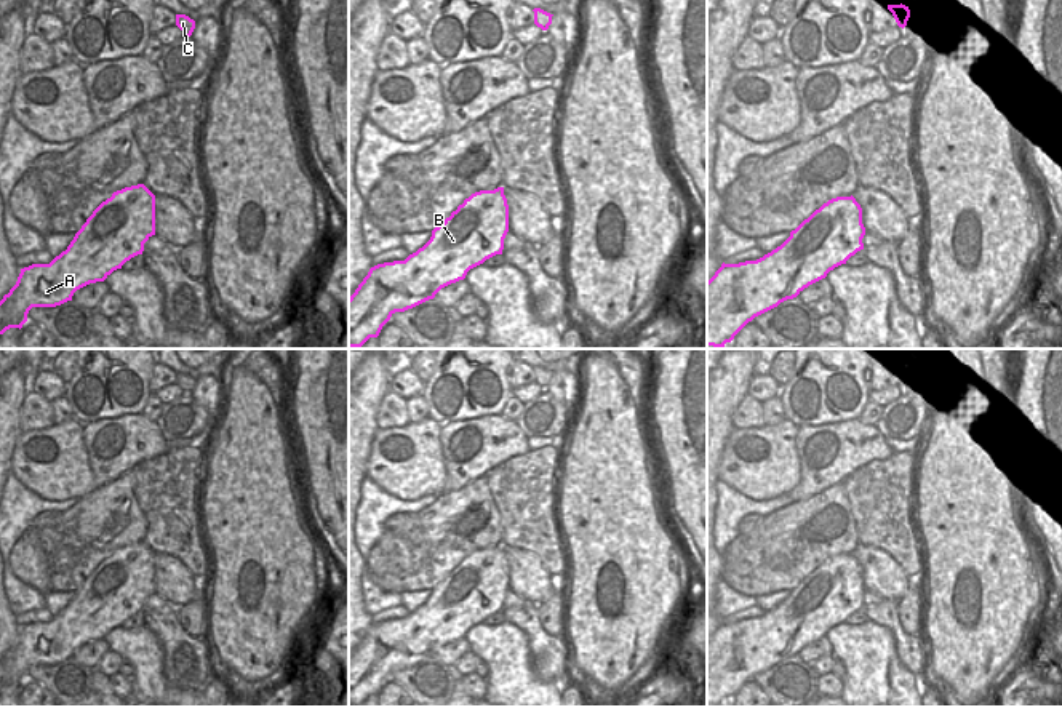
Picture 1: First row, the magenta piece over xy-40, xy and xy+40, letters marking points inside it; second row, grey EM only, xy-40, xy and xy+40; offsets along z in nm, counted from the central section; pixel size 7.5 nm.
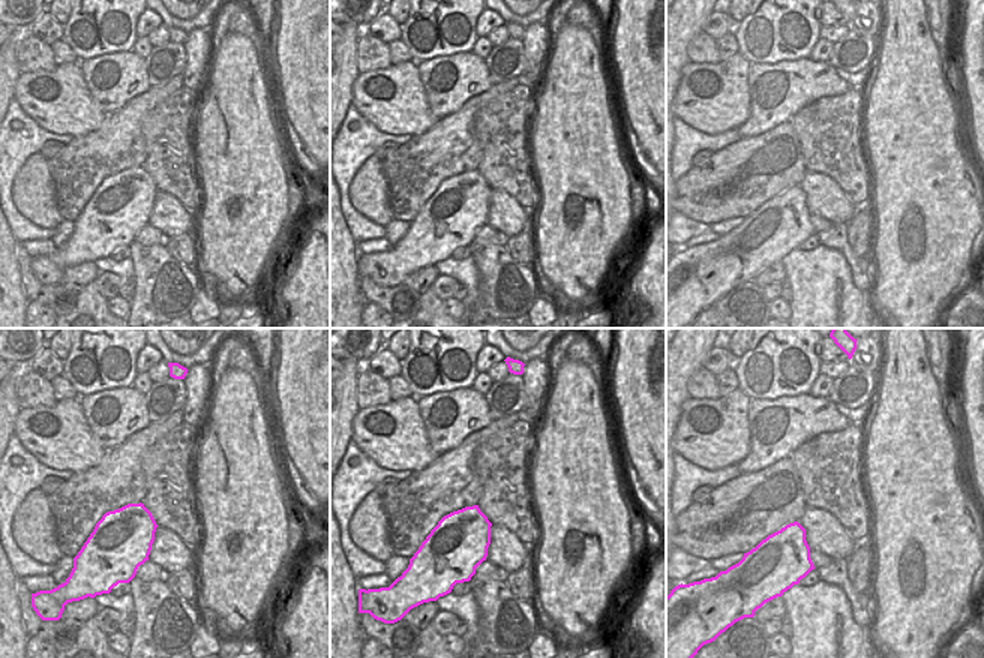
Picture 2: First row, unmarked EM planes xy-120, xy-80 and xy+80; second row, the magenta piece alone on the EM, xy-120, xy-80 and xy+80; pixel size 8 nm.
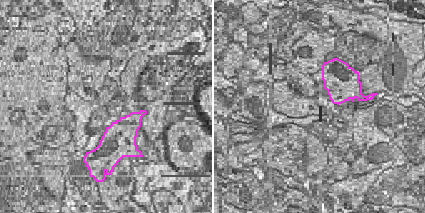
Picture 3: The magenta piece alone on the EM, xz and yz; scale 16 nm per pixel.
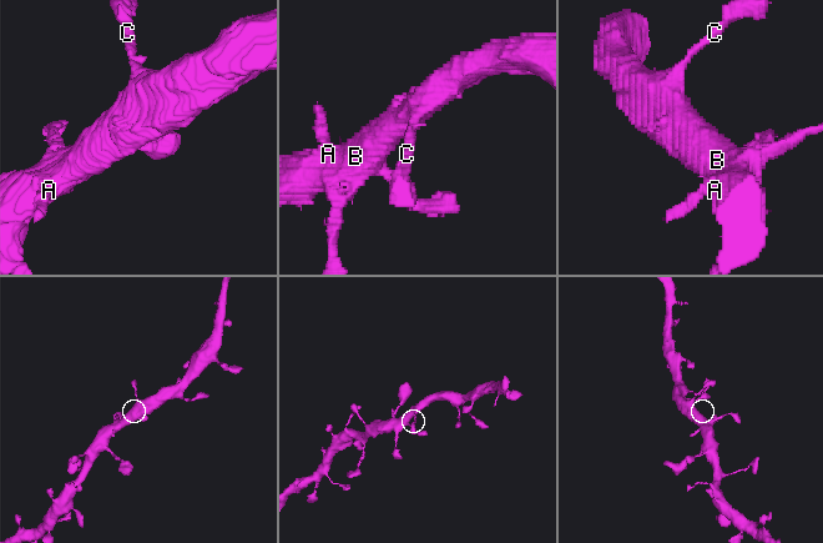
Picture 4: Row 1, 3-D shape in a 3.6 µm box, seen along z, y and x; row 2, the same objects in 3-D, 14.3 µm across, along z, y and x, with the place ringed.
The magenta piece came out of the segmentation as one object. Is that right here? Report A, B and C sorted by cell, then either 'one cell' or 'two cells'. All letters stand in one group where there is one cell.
A B C | one cell

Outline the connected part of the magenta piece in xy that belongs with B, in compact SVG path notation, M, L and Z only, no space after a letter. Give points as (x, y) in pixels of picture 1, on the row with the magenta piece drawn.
M504 187L472 194L432 230L430 240L405 261L377 264L349 298L349 347L360 349L369 338L377 338L395 312L413 309L459 280L486 259L502 254L509 232L509 205Z

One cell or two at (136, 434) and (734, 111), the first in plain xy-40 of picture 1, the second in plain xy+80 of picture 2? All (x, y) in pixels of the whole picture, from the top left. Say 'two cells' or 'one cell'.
two cells

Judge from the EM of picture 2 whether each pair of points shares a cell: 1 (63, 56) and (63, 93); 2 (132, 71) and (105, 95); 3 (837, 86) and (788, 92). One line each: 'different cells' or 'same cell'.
1: different cells
2: same cell
3: same cell

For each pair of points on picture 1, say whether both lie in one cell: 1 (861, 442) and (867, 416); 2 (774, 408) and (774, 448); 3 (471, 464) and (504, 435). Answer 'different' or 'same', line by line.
1: different
2: different
3: same

